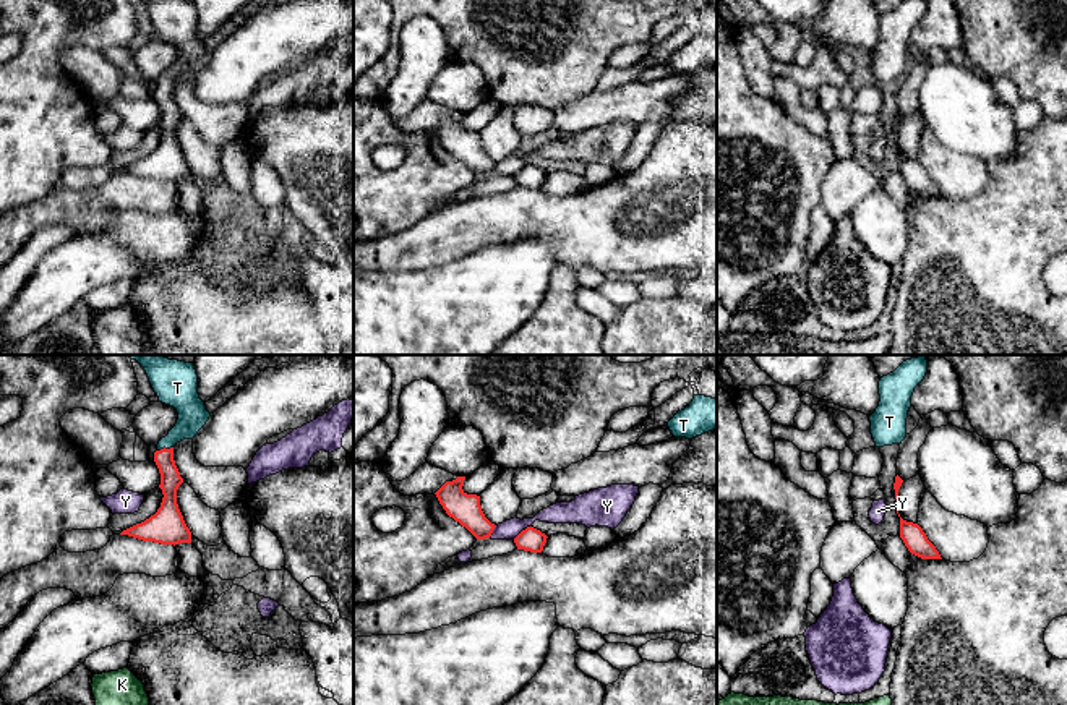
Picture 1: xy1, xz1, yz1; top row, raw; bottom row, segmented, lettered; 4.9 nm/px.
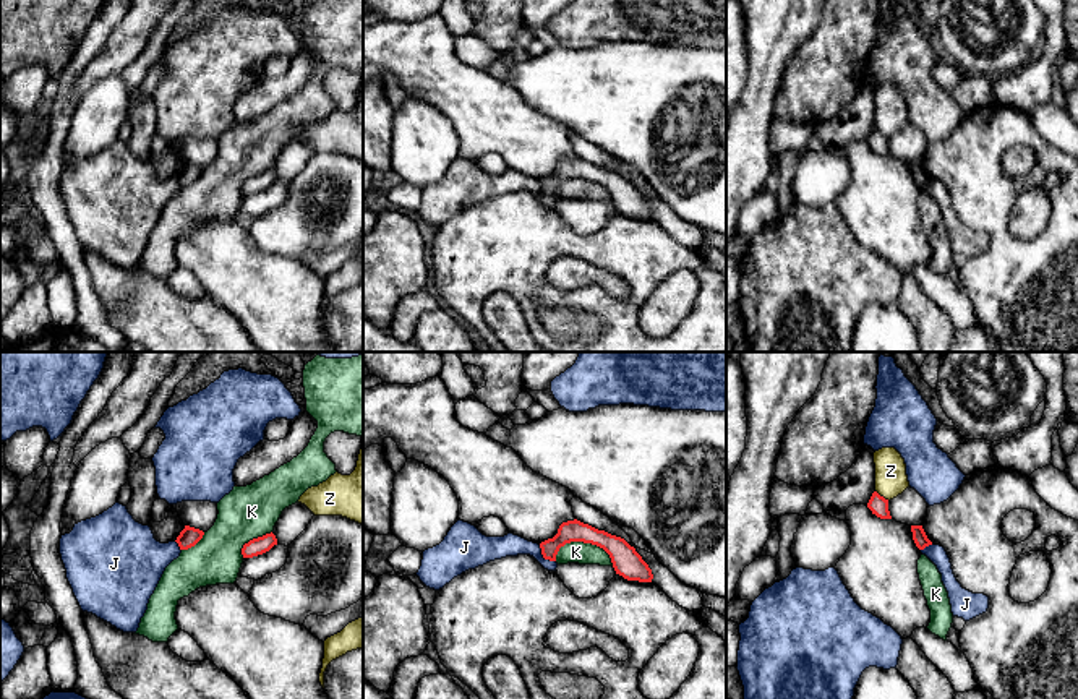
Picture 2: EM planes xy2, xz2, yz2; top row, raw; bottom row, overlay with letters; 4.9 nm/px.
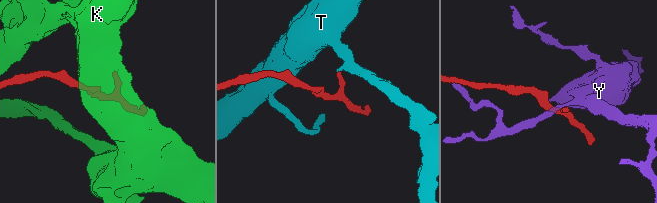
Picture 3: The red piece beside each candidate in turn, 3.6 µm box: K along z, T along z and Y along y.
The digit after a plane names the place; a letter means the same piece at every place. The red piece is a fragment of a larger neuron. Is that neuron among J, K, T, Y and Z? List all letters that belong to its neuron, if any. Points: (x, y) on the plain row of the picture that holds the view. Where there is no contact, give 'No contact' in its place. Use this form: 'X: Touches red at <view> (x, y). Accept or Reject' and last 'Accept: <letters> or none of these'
J: Touches red at xz2 (543, 193). Reject
K: Touches red at xz2 (586, 179). Reject
T: Touches red at xy1 (164, 85). Accept
Y: Touches red at xz1 (522, 167). Reject
Z: Touches red at yz2 (882, 133). Reject
Accept: T

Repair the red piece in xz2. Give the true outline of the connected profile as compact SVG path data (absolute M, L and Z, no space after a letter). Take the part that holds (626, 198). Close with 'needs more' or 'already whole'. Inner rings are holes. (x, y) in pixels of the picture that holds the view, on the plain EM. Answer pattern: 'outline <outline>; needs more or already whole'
outline M577 156L563 159L553 175L540 180L543 195L556 198L559 185L571 178L584 178L603 185L610 191L616 211L627 217L652 219L653 216L648 201L624 175Z; already whole

